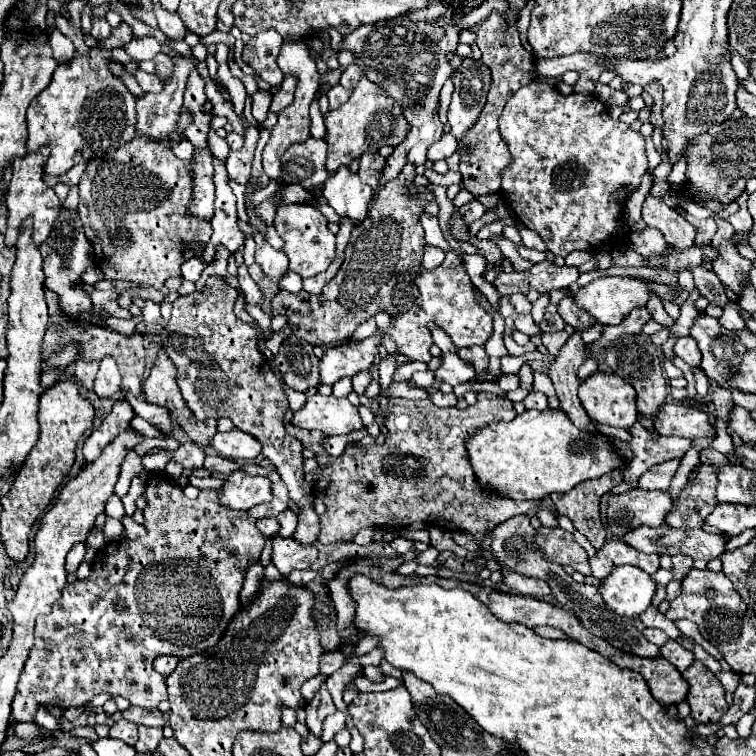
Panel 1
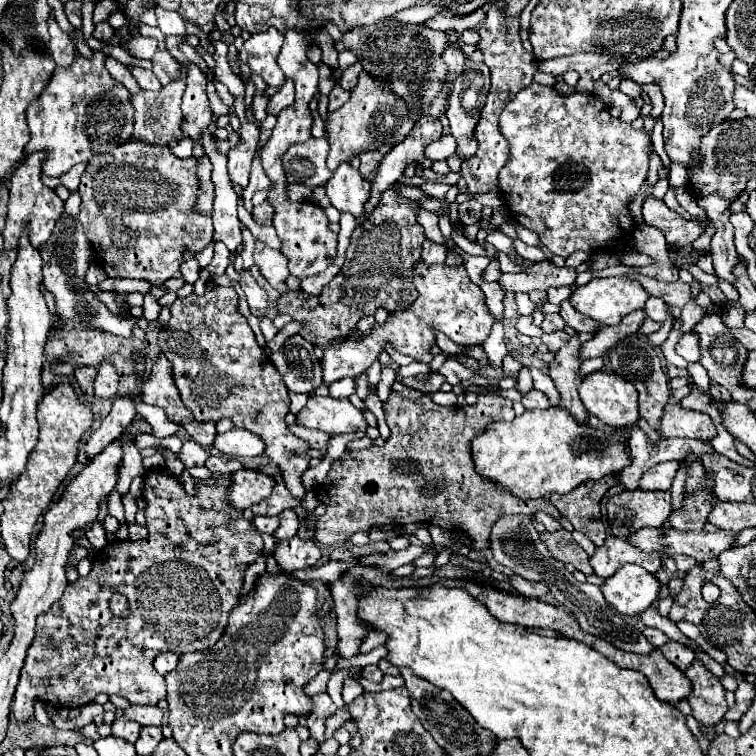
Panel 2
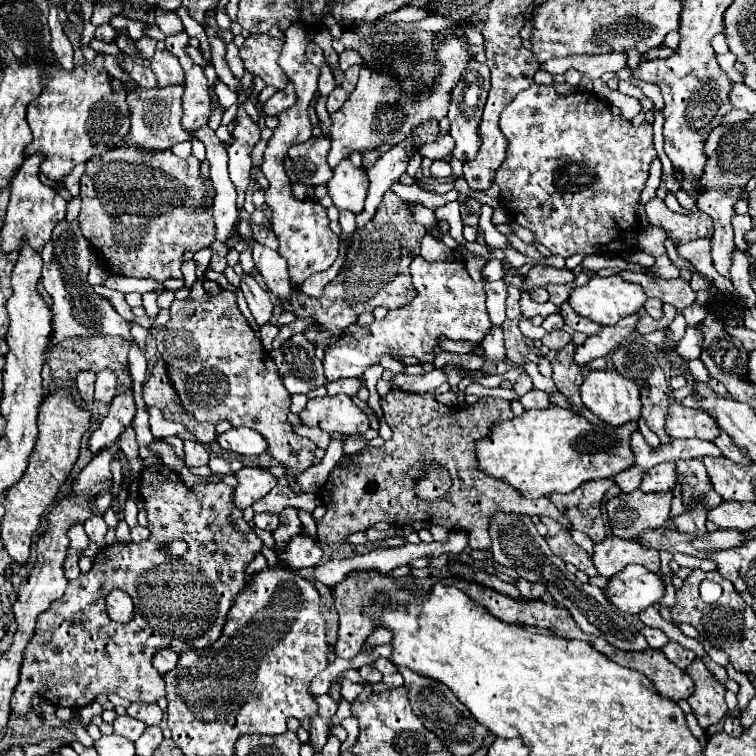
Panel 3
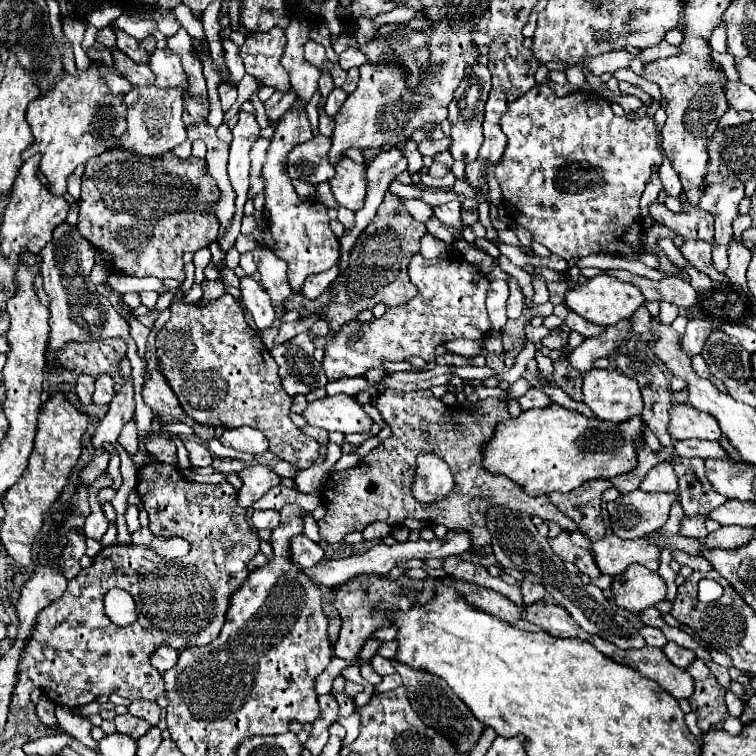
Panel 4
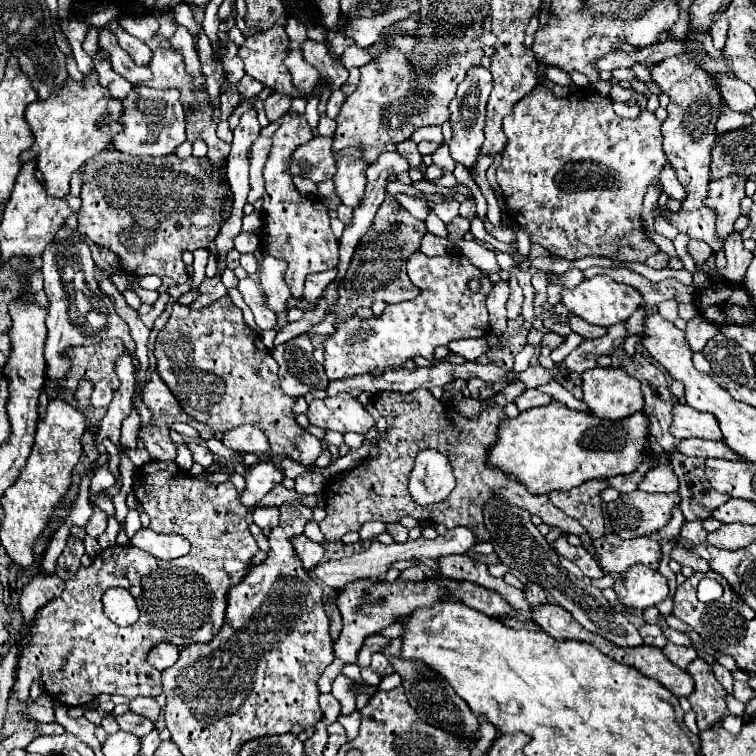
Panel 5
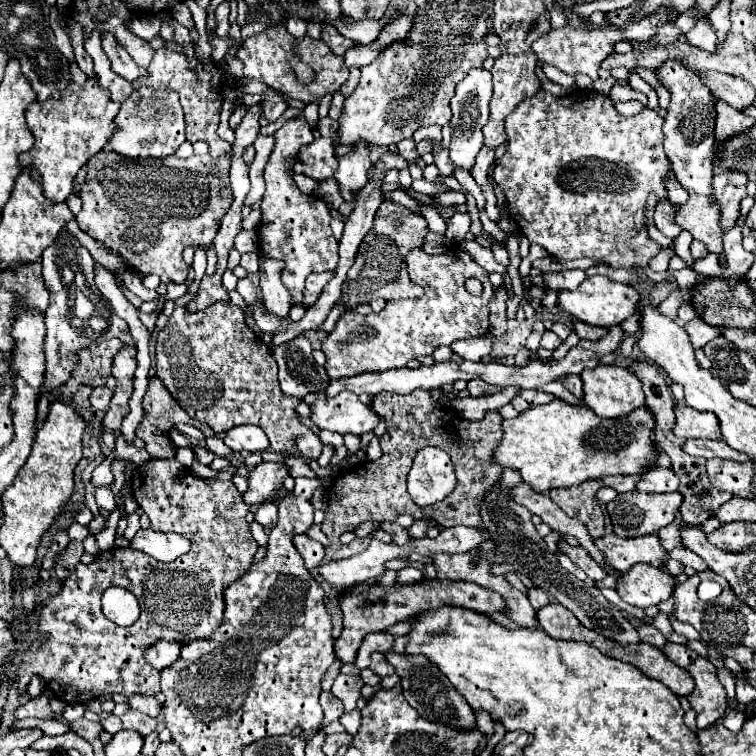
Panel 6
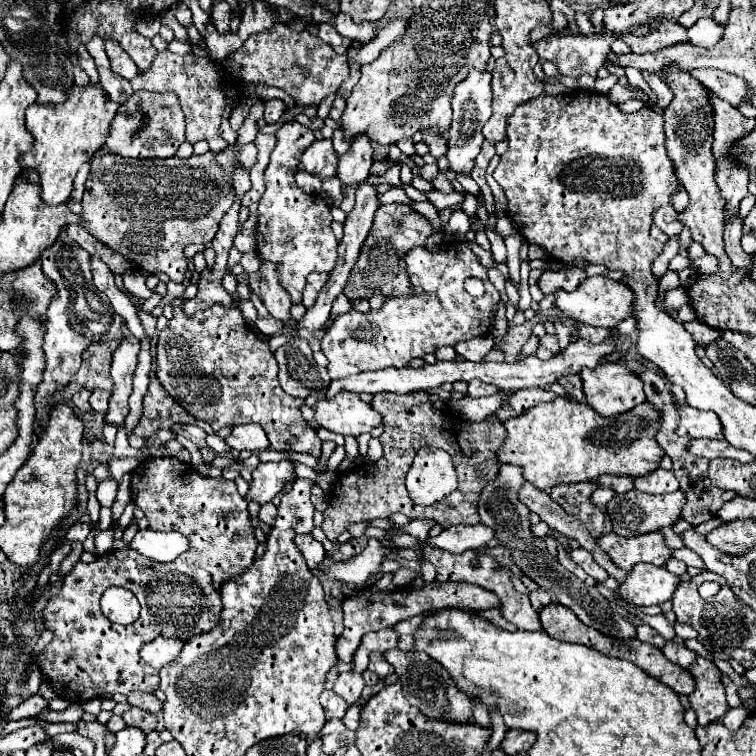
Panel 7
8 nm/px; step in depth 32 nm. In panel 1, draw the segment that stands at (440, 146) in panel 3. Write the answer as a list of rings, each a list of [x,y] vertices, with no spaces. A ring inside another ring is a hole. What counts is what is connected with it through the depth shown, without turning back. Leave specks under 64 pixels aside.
[[[444,134],[440,142],[432,144],[432,148],[428,148],[428,160],[444,160],[448,156],[452,156],[458,148],[458,142],[452,134]]]

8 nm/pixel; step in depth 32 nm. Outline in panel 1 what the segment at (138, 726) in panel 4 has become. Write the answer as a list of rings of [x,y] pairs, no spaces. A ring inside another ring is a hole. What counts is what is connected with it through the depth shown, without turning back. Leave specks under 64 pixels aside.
[[[120,718],[120,720],[114,722],[114,726],[110,728],[110,736],[112,736],[112,738],[118,738],[118,740],[130,744],[130,746],[134,746],[136,740],[138,740],[138,724]]]

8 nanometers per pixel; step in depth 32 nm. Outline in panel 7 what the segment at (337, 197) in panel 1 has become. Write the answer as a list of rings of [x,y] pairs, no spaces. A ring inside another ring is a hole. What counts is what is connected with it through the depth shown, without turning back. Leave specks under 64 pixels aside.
[[[356,136],[350,140],[350,148],[346,154],[340,156],[338,164],[338,178],[342,184],[360,184],[370,174],[370,166],[374,162],[374,150],[368,136]]]

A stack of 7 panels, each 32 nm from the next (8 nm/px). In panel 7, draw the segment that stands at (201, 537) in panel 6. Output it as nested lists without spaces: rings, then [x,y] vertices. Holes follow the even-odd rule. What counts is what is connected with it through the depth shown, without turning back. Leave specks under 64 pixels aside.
[[[148,458],[132,472],[130,492],[134,506],[144,512],[152,530],[176,530],[188,538],[190,548],[188,552],[180,554],[178,560],[168,564],[152,562],[142,554],[124,548],[98,556],[92,564],[78,562],[72,572],[62,578],[60,590],[48,600],[44,608],[46,628],[54,630],[54,640],[38,656],[38,666],[40,672],[52,682],[56,694],[72,702],[102,698],[102,694],[128,694],[132,690],[154,692],[158,688],[158,670],[142,662],[142,658],[138,656],[140,648],[156,636],[174,636],[188,640],[194,634],[212,630],[220,620],[220,584],[242,574],[254,562],[258,540],[254,536],[254,526],[246,510],[246,500],[238,494],[232,480],[202,476],[190,464],[178,458]],[[110,586],[124,586],[138,598],[142,612],[134,624],[120,626],[102,616],[98,602],[102,592]]]

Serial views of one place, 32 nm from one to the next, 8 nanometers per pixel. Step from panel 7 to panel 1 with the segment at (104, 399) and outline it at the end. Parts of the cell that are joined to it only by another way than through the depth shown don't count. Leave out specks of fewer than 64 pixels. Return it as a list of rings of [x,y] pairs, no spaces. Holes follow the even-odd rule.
[[[104,358],[100,362],[100,370],[98,370],[96,380],[94,380],[94,392],[102,398],[108,398],[120,390],[120,382],[122,382],[122,376],[120,376],[114,360]]]

